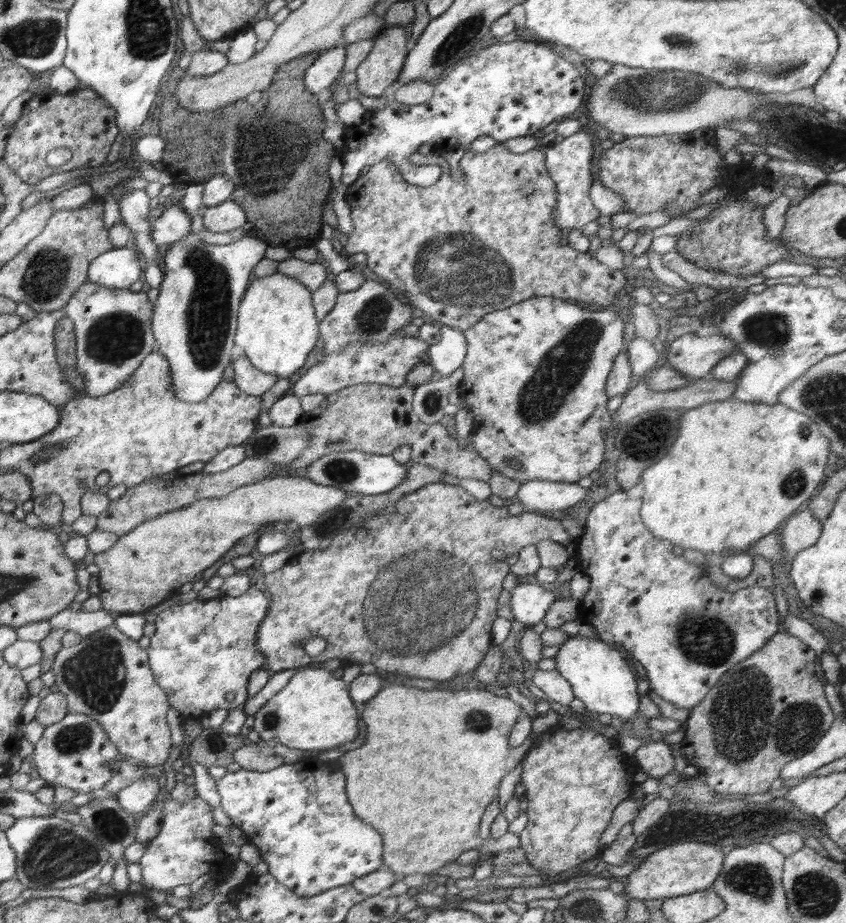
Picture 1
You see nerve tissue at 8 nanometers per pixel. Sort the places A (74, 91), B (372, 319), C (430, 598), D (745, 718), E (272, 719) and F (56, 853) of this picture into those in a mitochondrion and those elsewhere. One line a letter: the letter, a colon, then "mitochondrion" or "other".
A: other
B: mitochondrion
C: mitochondrion
D: mitochondrion
E: mitochondrion
F: mitochondrion

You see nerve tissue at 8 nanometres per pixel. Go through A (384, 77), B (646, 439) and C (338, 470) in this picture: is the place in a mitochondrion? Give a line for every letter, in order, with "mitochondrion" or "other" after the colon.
A: other
B: mitochondrion
C: mitochondrion

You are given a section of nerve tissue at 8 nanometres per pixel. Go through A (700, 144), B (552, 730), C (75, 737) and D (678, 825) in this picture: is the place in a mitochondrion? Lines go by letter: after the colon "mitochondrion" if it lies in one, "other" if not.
A: other
B: other
C: mitochondrion
D: mitochondrion

